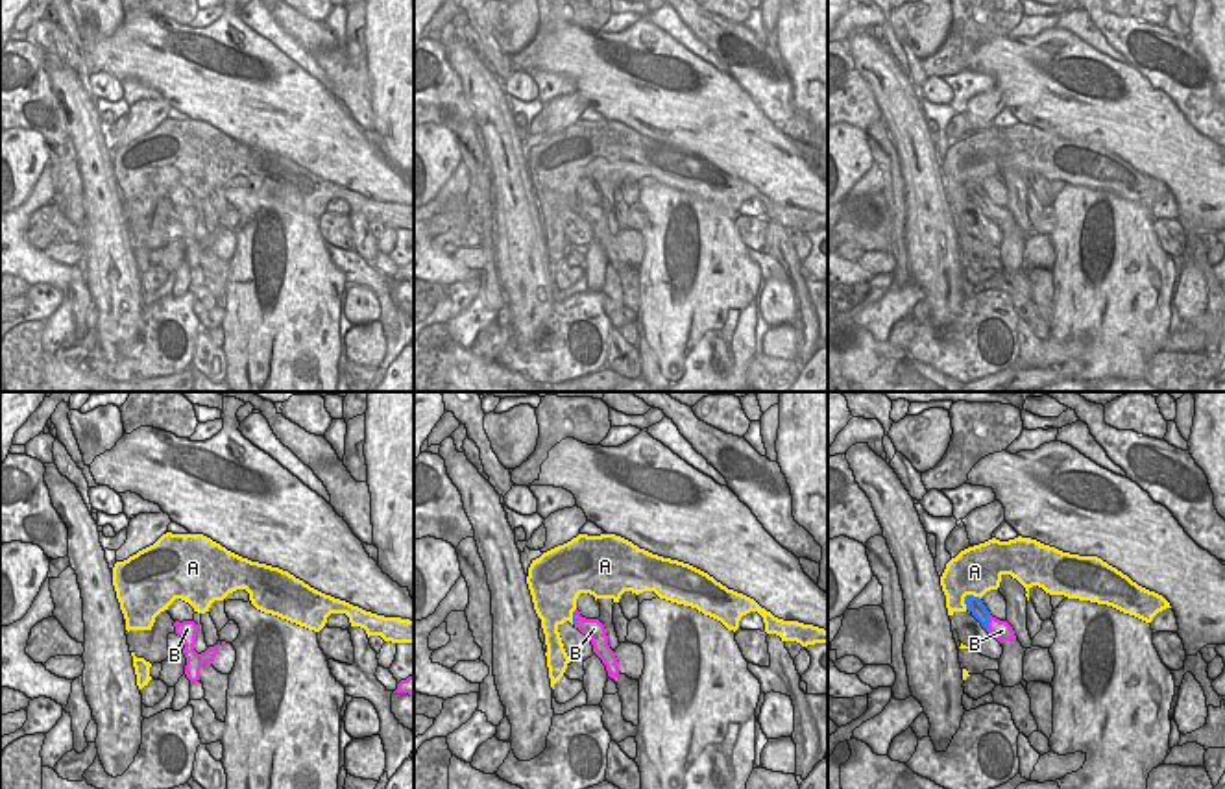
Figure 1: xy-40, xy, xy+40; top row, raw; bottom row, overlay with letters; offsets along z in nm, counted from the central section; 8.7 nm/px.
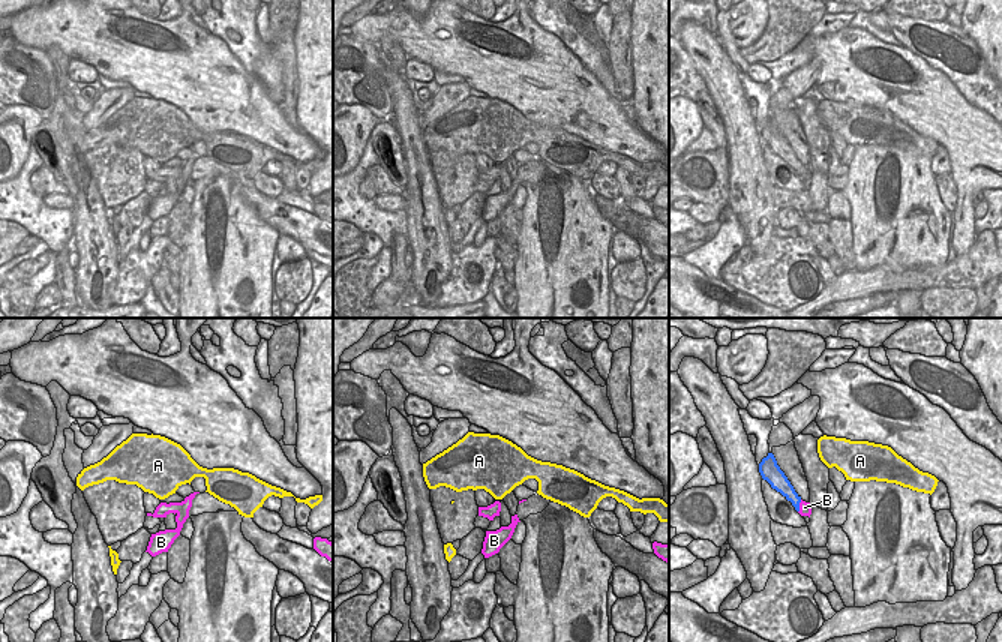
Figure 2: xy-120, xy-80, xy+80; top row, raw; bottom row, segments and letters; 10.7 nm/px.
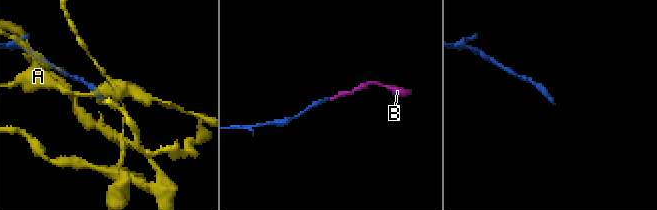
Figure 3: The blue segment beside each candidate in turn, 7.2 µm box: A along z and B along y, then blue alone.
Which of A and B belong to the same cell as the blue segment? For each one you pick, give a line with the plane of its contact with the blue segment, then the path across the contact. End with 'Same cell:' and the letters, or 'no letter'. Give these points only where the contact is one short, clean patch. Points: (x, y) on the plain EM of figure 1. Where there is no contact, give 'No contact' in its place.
Same cell: no letter

